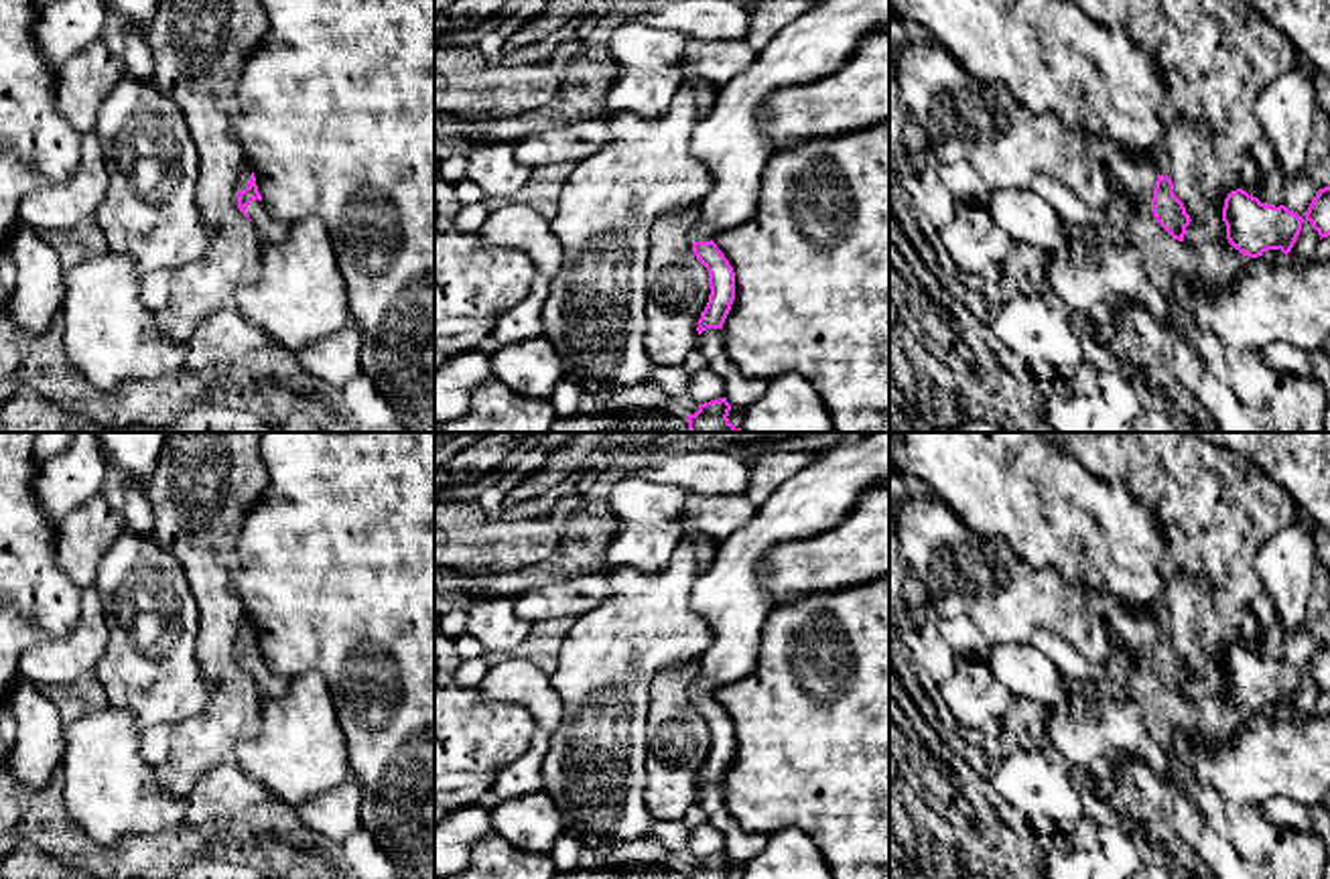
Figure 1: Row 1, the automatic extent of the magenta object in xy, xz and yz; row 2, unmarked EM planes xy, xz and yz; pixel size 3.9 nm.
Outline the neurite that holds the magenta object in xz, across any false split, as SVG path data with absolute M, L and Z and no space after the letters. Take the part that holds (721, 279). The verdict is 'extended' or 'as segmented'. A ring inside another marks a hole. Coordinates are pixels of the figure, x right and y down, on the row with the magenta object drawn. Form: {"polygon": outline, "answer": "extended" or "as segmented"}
{"polygon": "M814 0L814 6L786 24L757 55L753 65L719 87L711 114L696 122L690 136L692 154L707 166L713 187L696 203L699 217L690 231L692 252L709 272L709 302L699 319L699 335L707 329L723 329L735 300L735 272L713 238L729 231L757 211L761 177L774 144L763 132L759 104L782 87L822 79L839 71L861 47L867 35L889 26L889 0Z", "answer": "extended"}

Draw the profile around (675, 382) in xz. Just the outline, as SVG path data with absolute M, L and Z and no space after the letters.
M654 365L650 378L672 398L688 394L690 376L682 365Z

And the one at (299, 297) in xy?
M309 215L282 242L262 246L258 278L238 288L236 309L290 353L349 325L347 286L325 221Z

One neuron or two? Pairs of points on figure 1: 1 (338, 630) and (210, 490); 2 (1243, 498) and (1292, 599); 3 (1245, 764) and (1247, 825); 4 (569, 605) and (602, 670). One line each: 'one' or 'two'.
1: two
2: two
3: two
4: two

